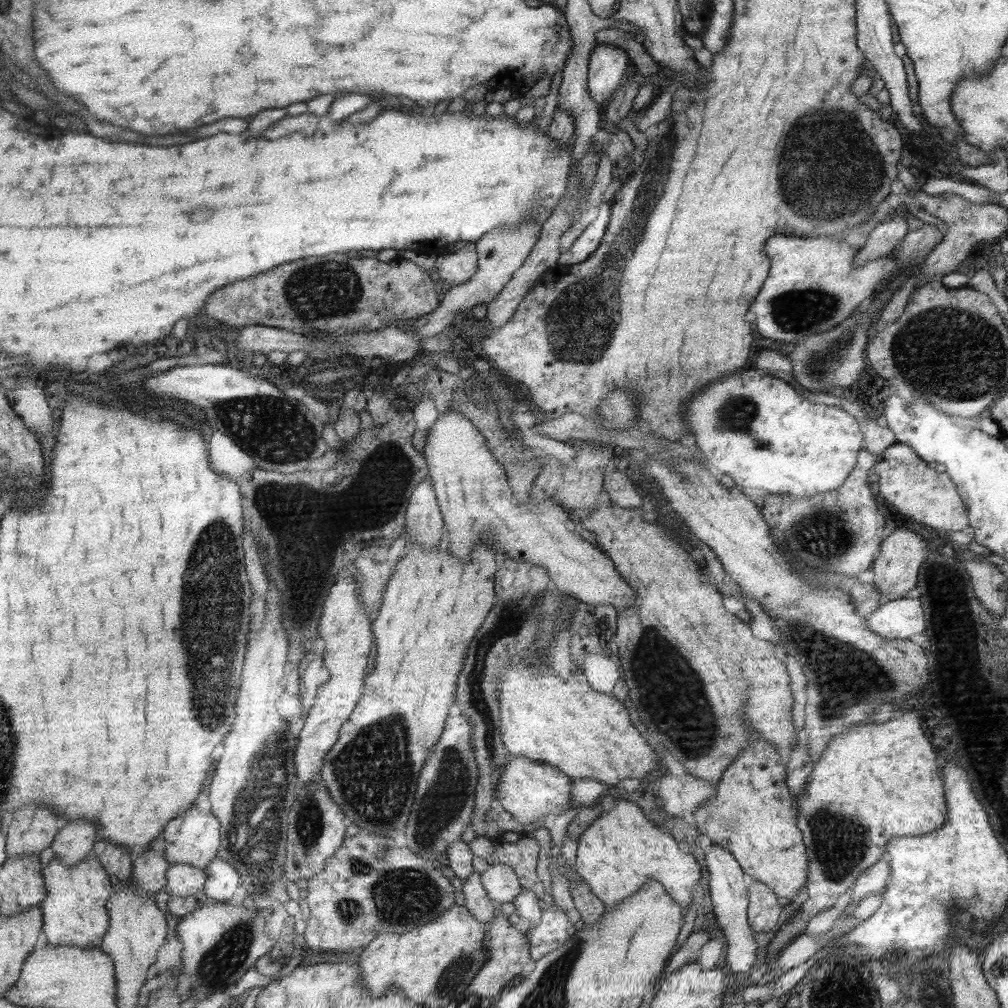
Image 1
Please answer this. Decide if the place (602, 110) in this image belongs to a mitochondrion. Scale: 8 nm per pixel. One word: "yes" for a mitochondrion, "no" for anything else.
no

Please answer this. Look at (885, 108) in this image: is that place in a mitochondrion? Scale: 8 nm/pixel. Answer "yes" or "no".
no

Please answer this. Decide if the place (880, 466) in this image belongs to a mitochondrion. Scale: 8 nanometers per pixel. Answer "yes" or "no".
no

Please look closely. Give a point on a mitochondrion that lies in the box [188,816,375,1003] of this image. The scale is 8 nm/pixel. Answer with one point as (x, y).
(227, 955)

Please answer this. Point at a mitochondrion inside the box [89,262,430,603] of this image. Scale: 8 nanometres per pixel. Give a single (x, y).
(277, 432)

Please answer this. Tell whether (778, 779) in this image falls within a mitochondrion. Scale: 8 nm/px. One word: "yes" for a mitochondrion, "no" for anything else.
no

